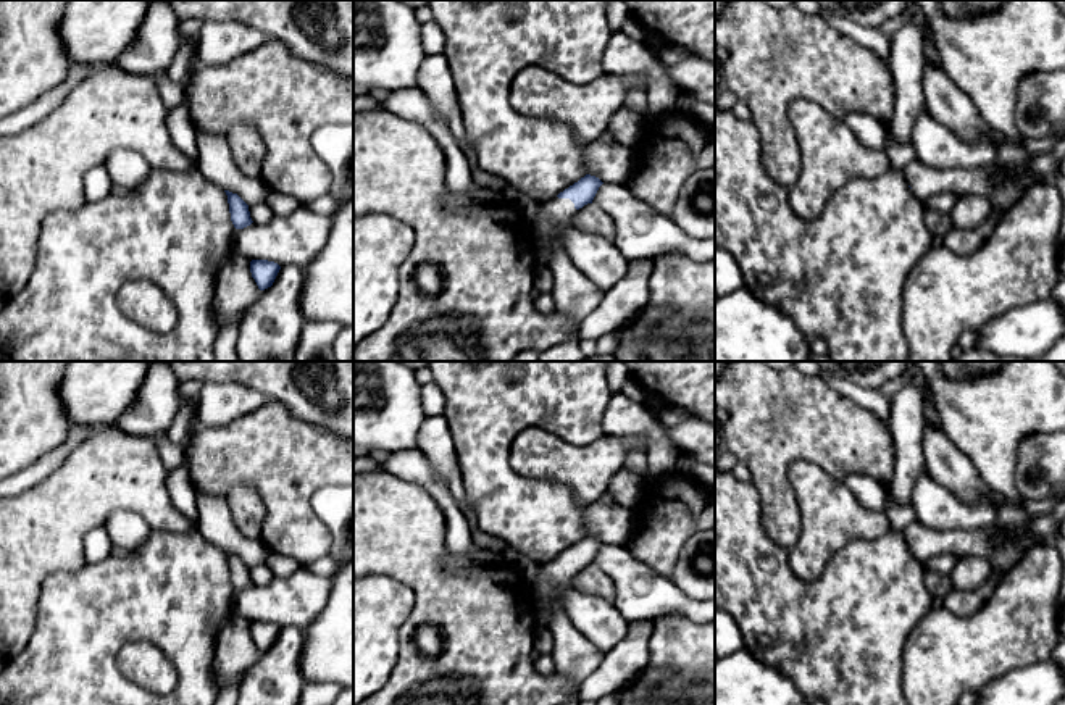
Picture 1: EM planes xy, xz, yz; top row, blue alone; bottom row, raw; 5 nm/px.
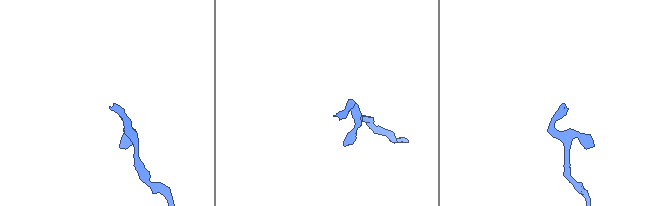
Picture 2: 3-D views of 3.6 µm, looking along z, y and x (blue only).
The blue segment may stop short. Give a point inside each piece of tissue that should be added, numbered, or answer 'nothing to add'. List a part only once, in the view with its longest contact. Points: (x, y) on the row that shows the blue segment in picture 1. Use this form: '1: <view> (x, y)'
1: xz (575, 296)

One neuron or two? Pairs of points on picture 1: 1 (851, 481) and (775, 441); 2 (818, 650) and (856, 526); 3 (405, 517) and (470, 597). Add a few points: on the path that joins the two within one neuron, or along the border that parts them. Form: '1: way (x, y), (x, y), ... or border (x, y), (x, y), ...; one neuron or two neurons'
1: border (843, 478), (852, 473), (865, 473), (881, 486); two neurons
2: border (888, 531), (872, 539), (846, 542), (825, 568); two neurons
3: way (405, 539), (415, 555), (447, 588); one neuron

